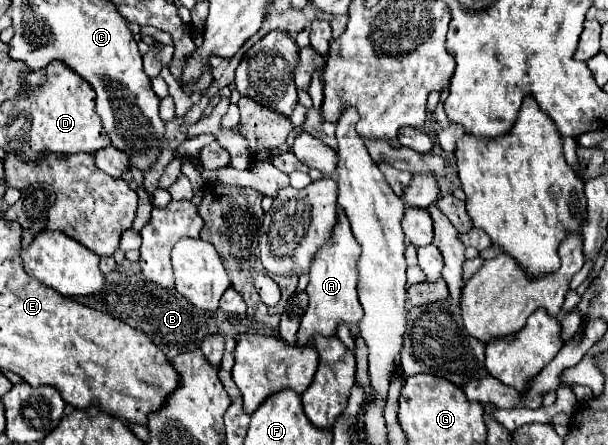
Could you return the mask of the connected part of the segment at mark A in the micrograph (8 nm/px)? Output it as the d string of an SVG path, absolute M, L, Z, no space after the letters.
M337 213L337 225L333 229L331 239L321 247L317 253L311 271L309 271L309 285L307 285L307 295L309 295L309 305L307 311L301 319L299 331L297 331L297 345L309 345L309 339L313 335L323 335L331 337L337 331L339 323L345 325L357 325L359 319L363 317L363 309L357 297L357 259L359 259L361 247L355 241L349 219L345 213Z

